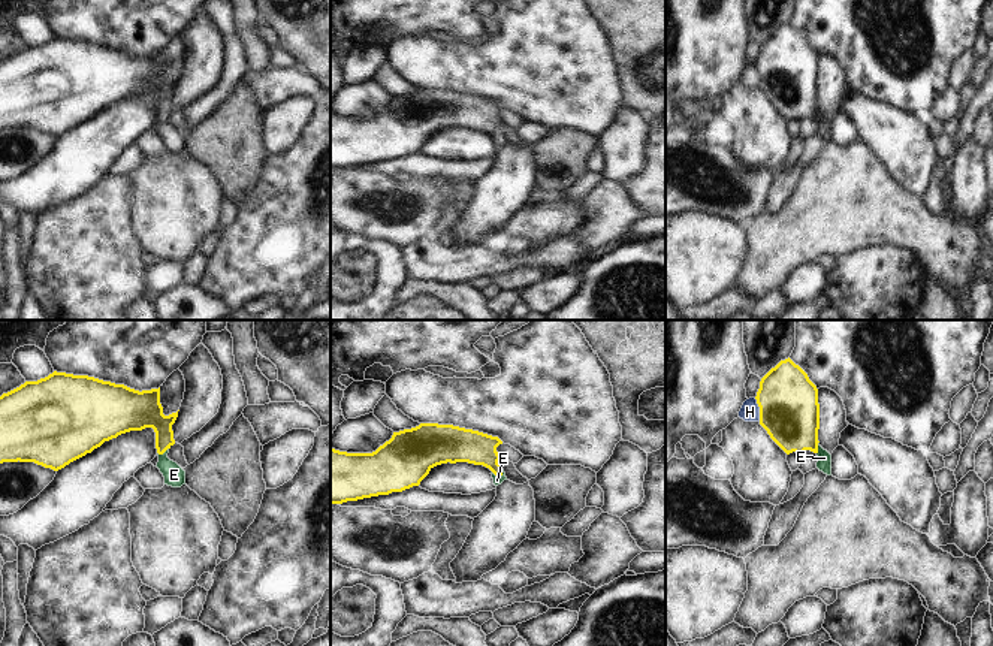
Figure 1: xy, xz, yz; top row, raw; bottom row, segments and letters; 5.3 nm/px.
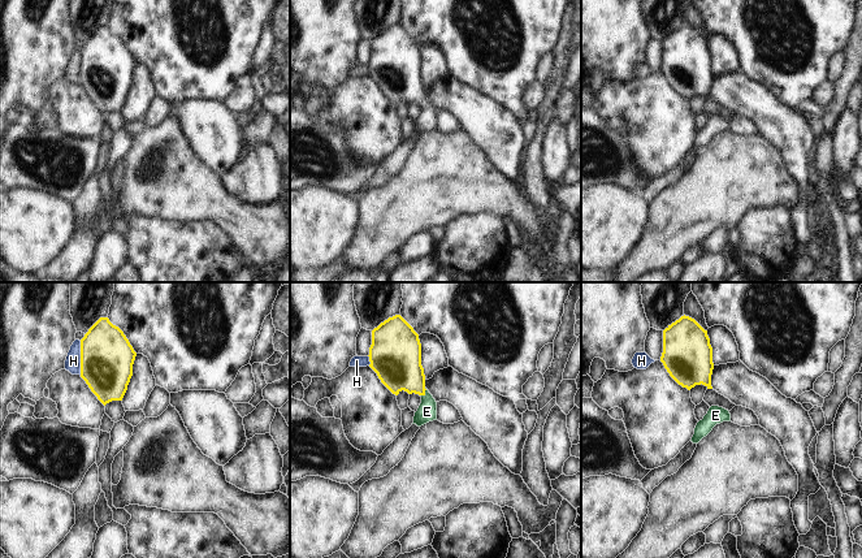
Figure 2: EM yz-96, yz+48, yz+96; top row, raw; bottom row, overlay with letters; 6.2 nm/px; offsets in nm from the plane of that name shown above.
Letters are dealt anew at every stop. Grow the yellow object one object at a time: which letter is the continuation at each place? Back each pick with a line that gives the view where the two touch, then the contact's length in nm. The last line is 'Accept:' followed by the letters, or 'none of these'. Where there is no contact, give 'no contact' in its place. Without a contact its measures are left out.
E: contact in xy; length 70 nm
Accept: E

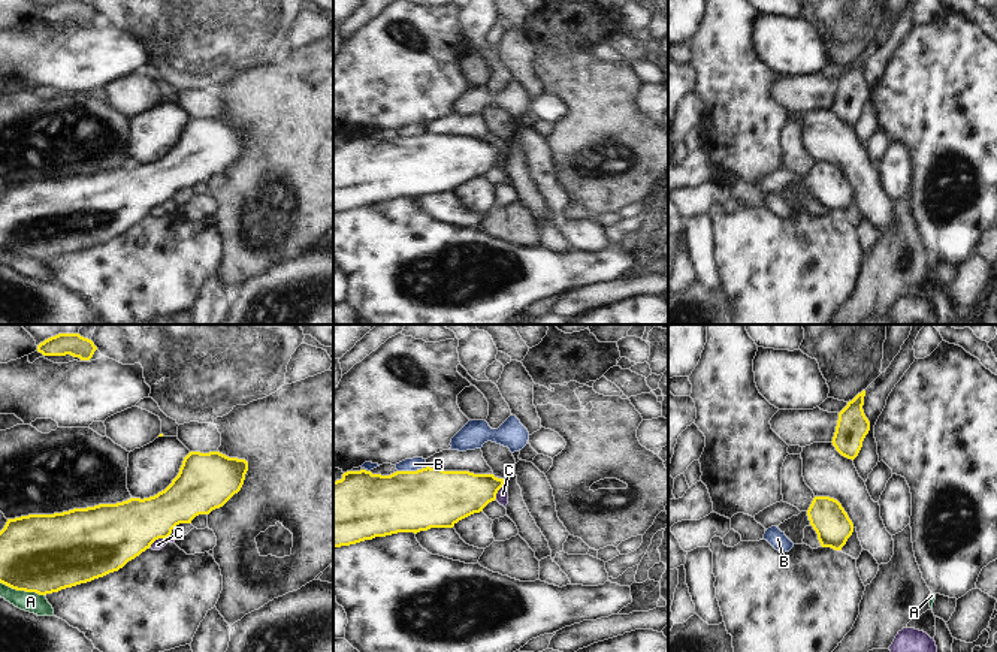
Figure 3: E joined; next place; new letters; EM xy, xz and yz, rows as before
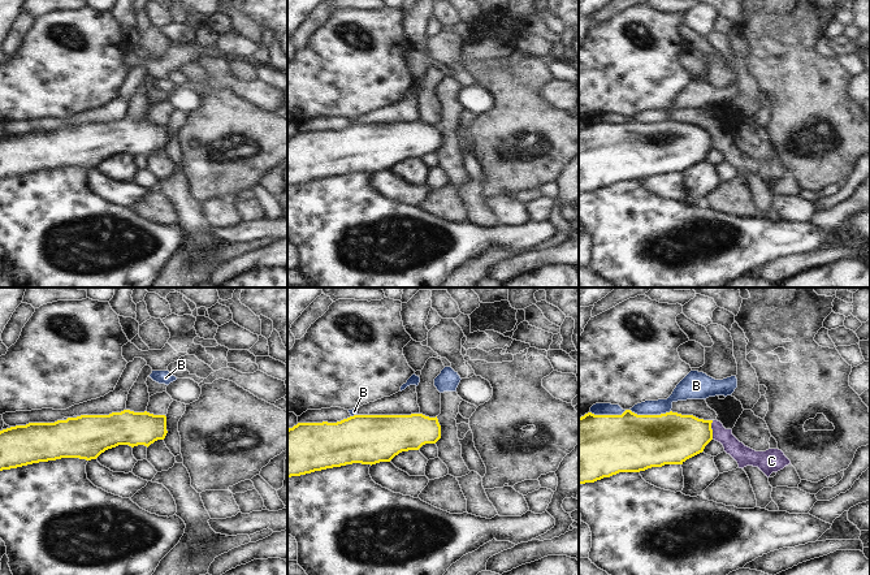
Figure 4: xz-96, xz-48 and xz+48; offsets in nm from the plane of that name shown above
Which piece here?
Accept: none of these

